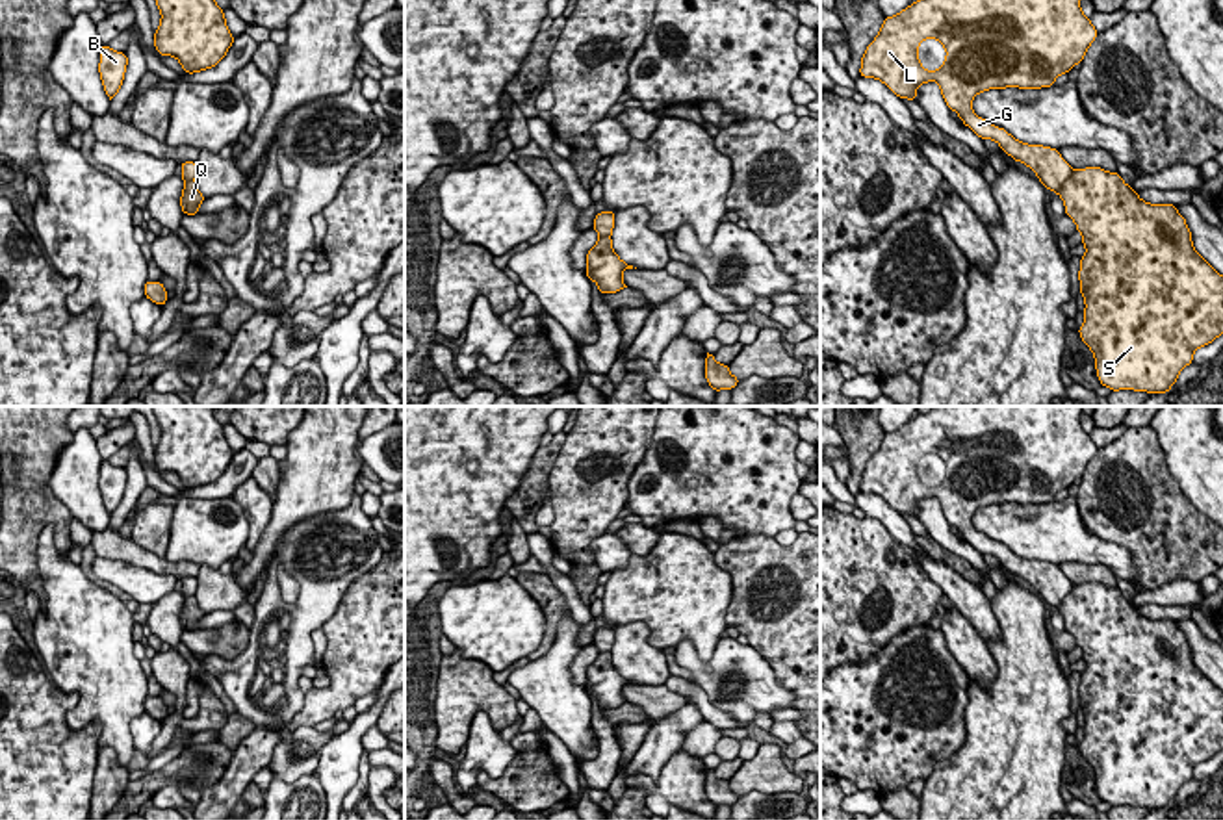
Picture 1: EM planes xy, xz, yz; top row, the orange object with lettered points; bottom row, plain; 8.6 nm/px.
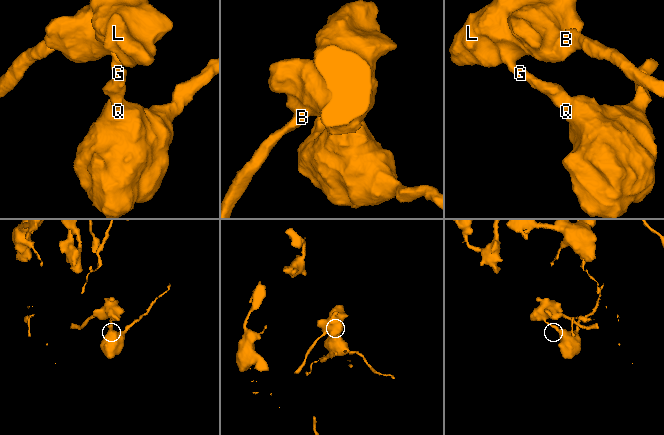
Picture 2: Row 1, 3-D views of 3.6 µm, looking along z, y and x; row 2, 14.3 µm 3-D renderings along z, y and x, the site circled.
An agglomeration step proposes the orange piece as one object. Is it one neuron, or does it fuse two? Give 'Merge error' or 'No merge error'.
Merge error

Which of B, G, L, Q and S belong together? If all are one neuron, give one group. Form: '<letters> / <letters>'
B G L / Q S

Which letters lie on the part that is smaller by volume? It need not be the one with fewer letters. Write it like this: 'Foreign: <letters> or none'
Foreign: Q, S

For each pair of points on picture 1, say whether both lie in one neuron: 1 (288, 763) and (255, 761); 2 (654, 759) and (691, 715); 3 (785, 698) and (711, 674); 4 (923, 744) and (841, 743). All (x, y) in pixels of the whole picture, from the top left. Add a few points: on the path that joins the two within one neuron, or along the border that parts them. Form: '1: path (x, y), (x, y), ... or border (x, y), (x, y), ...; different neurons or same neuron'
1: border (281, 741), (268, 763); different neurons
2: path (657, 748), (680, 726); same neuron
3: path (767, 696), (746, 678), (730, 670); same neuron
4: path (902, 743), (862, 743); same neuron

